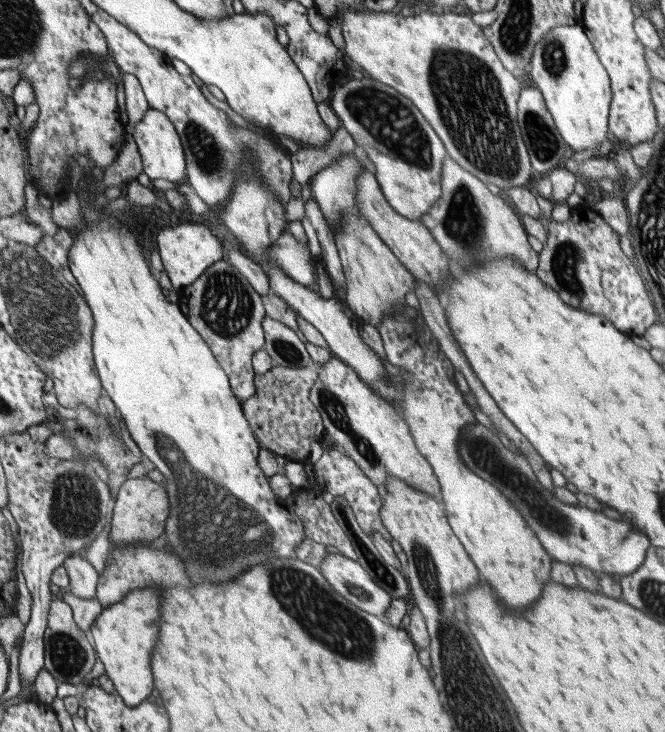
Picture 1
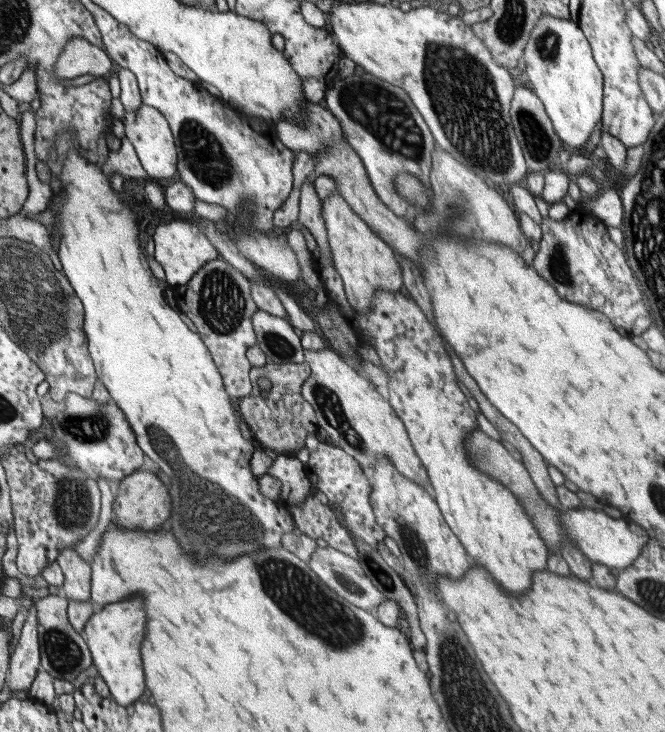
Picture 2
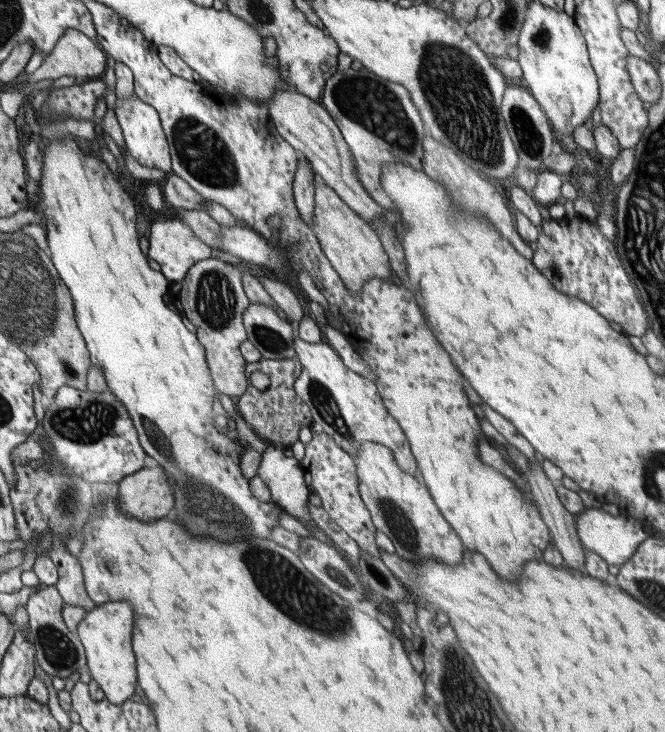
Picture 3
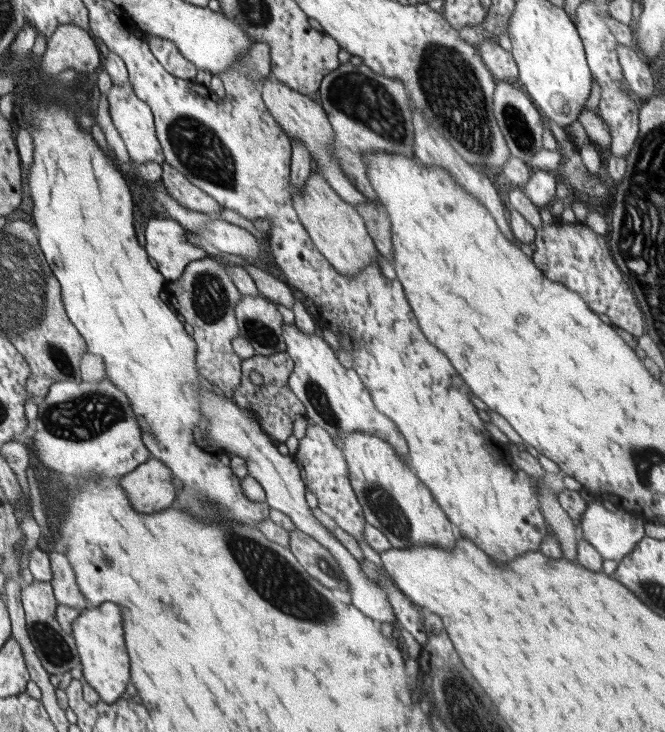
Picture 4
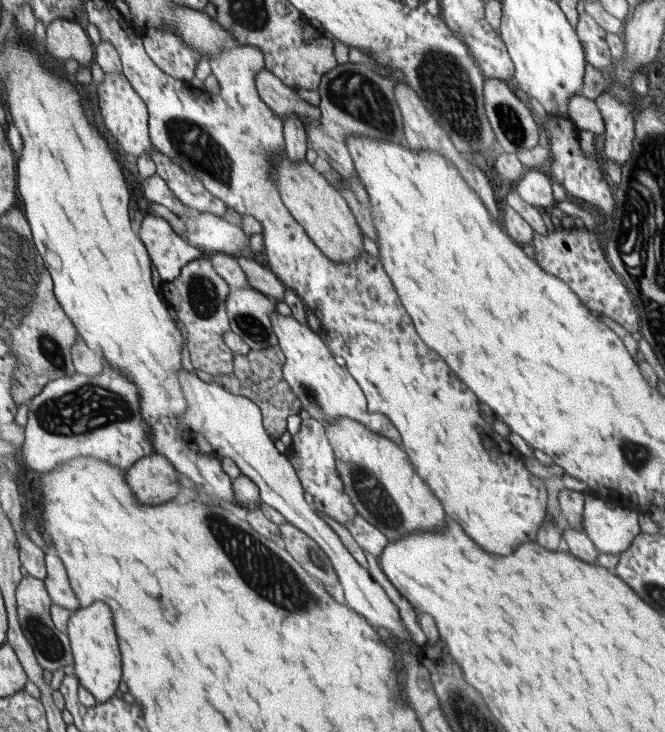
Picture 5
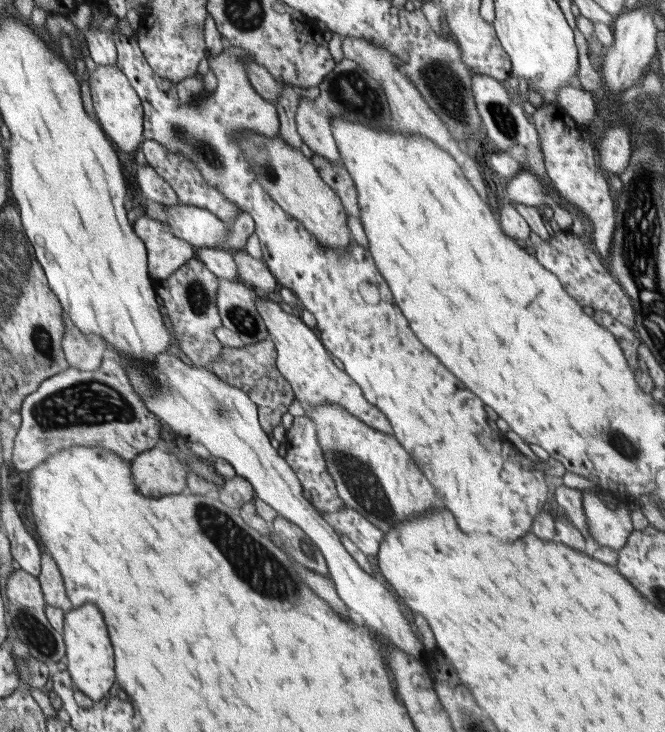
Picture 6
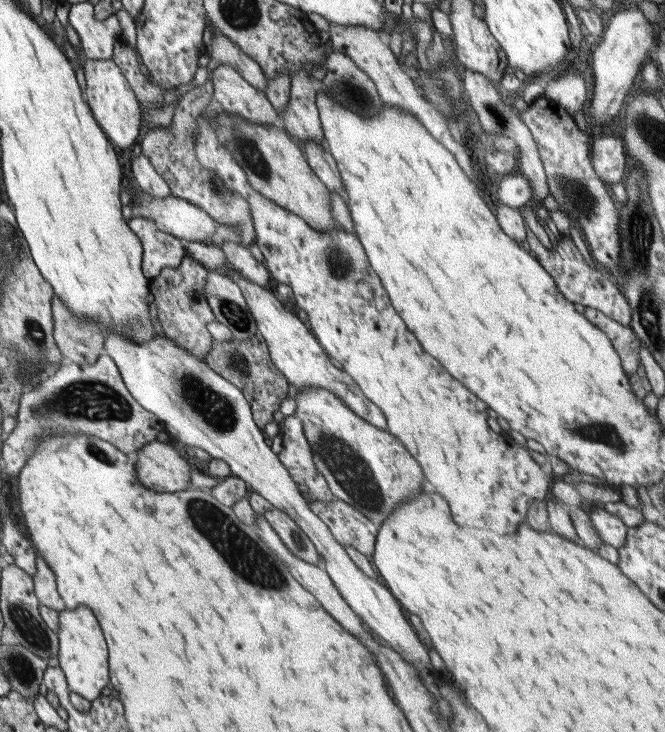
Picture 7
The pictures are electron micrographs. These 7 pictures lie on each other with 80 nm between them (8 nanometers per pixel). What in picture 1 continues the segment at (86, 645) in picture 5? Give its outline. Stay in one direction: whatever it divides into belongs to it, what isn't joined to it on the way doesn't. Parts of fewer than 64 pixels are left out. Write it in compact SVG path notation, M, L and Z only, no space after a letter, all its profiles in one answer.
M156 588L134 590L120 602L106 606L90 627L95 653L102 660L105 673L113 680L116 692L132 707L151 699L155 689L151 654L159 640L160 606L160 592Z

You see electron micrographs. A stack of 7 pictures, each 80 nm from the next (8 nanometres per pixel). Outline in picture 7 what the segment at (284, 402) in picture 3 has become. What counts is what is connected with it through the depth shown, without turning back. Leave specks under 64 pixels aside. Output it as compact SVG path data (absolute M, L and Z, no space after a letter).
M255 334L248 340L233 340L220 342L213 339L212 350L206 355L204 362L228 382L235 384L251 404L252 414L258 428L264 430L268 422L272 422L274 412L280 410L280 404L288 397L286 377L274 366L269 355L269 346L264 337Z

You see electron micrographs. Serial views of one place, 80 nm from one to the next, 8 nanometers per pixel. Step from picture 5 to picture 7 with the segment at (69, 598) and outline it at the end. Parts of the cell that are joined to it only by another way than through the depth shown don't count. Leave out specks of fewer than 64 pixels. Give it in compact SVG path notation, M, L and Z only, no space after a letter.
M42 556L38 557L36 564L37 571L33 575L35 582L33 587L40 604L58 612L64 611L66 605L58 592L55 572L46 564Z

